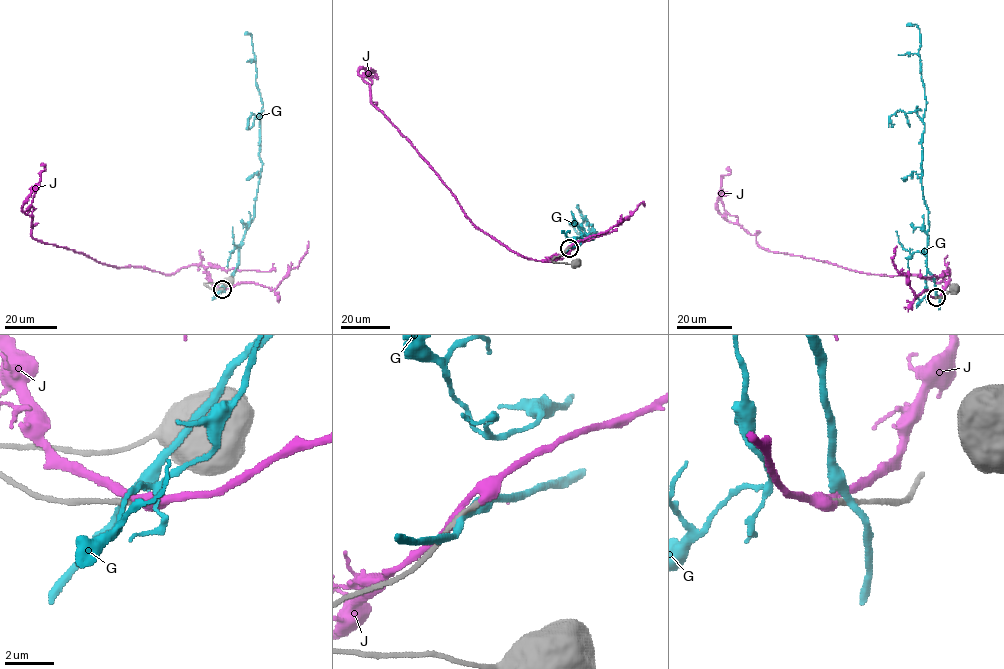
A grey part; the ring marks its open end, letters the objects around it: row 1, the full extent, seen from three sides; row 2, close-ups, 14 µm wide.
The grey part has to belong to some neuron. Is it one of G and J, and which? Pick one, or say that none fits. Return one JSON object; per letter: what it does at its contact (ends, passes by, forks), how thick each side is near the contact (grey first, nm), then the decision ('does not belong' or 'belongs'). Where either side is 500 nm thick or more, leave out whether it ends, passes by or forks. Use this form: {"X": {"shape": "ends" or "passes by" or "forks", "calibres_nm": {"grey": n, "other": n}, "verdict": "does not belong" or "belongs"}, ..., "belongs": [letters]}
{"G": {"shape": "passes by", "calibres_nm": {"grey": 280, "other": 300}, "verdict": "does not belong"}, "J": {"shape": "passes by", "calibres_nm": {"grey": 240, "other": 360}, "verdict": "belongs"}, "belongs": ["J"]}

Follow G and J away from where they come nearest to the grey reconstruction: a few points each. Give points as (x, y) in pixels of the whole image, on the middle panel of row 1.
G: (567, 249), (578, 246), (581, 238), (593, 239), (596, 232), (591, 235), (592, 237), (576, 232), (570, 221)
J: (569, 247), (554, 260), (528, 259), (478, 229), (410, 142), (370, 102), (369, 69), (378, 78), (373, 75)

